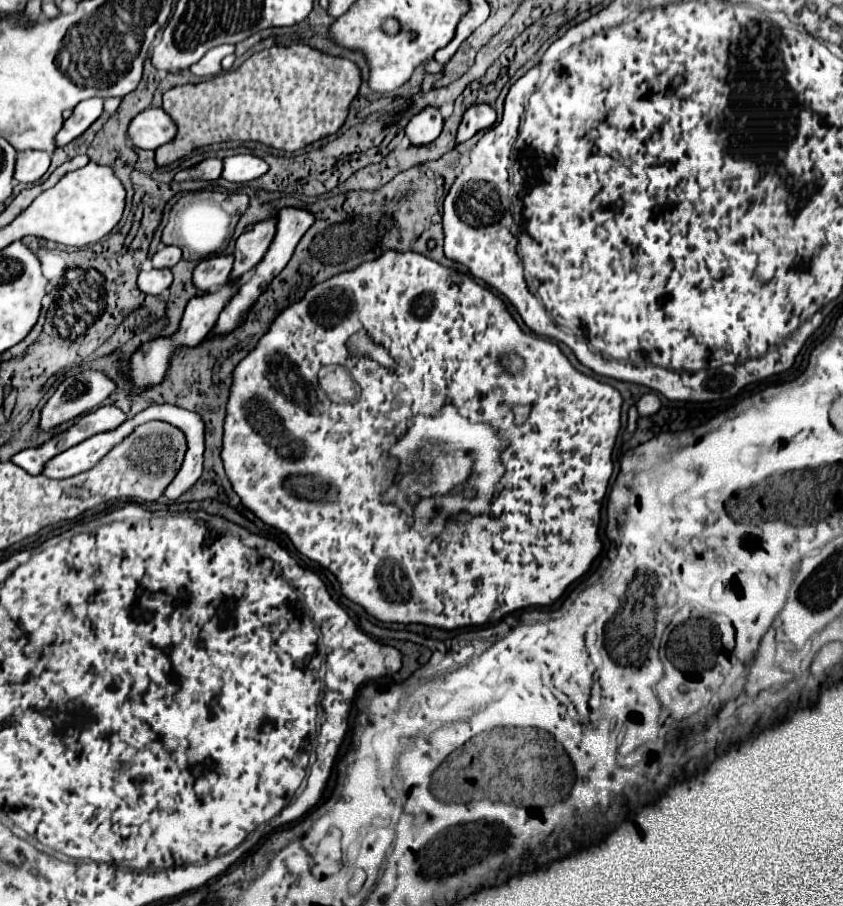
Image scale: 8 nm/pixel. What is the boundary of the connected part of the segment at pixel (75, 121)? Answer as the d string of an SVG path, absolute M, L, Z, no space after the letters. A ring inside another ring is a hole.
M86 99L74 107L74 113L64 121L64 127L56 135L58 147L68 145L76 137L80 137L102 113L102 99Z

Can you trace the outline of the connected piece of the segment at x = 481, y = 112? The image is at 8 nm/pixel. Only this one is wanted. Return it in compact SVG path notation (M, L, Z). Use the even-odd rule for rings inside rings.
M472 105L472 107L464 113L464 119L462 119L460 127L458 127L456 145L468 141L468 139L474 137L478 131L488 129L494 121L496 121L496 113L494 113L488 105Z

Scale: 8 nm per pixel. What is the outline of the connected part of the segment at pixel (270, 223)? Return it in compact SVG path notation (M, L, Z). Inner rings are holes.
M276 219L254 223L244 229L244 233L236 239L234 267L228 281L234 281L234 277L244 277L260 263L266 249L270 247L274 231L276 231Z

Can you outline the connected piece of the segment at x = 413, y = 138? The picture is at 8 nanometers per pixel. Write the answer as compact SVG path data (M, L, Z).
M426 107L422 113L414 115L410 123L406 125L406 137L410 139L412 147L428 145L428 141L434 141L442 131L442 115L438 109Z

